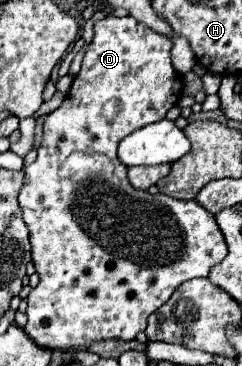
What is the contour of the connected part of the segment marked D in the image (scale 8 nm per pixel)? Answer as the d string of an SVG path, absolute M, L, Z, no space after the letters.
M106 16L100 22L94 24L94 38L86 50L86 56L82 60L82 68L76 74L64 102L48 114L46 122L44 122L44 140L42 146L38 150L38 158L34 164L24 166L24 174L26 174L26 184L20 190L18 202L22 208L22 218L30 230L30 244L32 244L32 262L36 266L36 272L40 274L40 282L36 288L32 288L32 292L28 294L28 322L24 326L24 332L42 348L50 348L50 350L84 350L90 342L94 340L108 340L108 338L118 338L118 340L134 340L138 332L142 332L146 328L146 320L150 314L154 314L170 296L172 292L184 284L186 280L192 278L200 278L200 276L208 276L210 270L220 264L226 258L226 242L224 236L214 220L214 216L204 210L198 202L194 200L176 200L176 198L168 198L166 194L148 194L144 190L136 190L132 188L132 184L126 178L126 166L118 160L116 156L116 148L118 142L128 136L130 132L158 122L166 116L166 112L180 100L182 96L182 80L180 74L174 70L172 62L170 62L170 48L172 48L172 38L160 32L154 32L152 28L136 22L134 18L126 16L126 18L114 18L114 16Z

